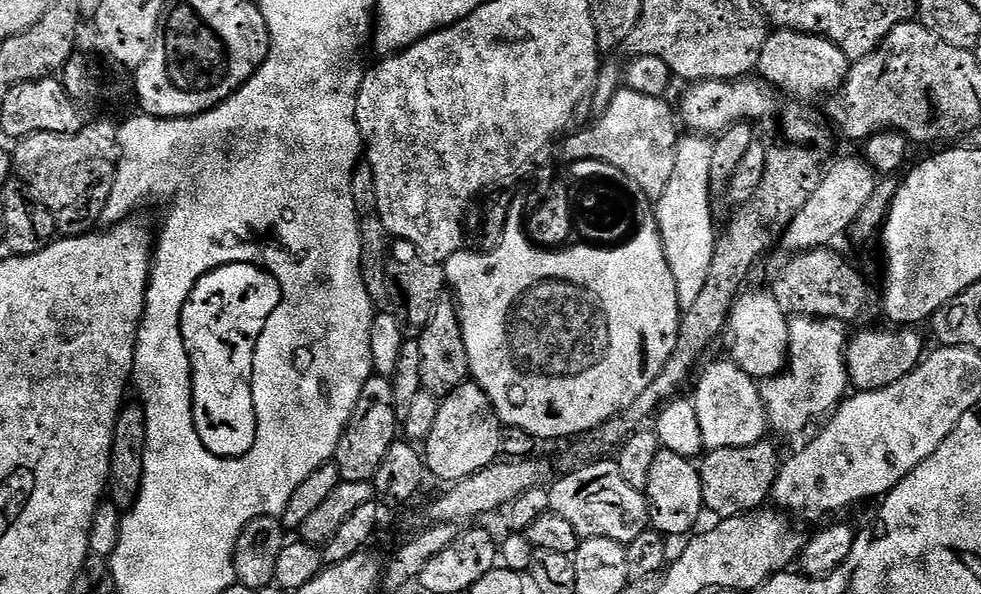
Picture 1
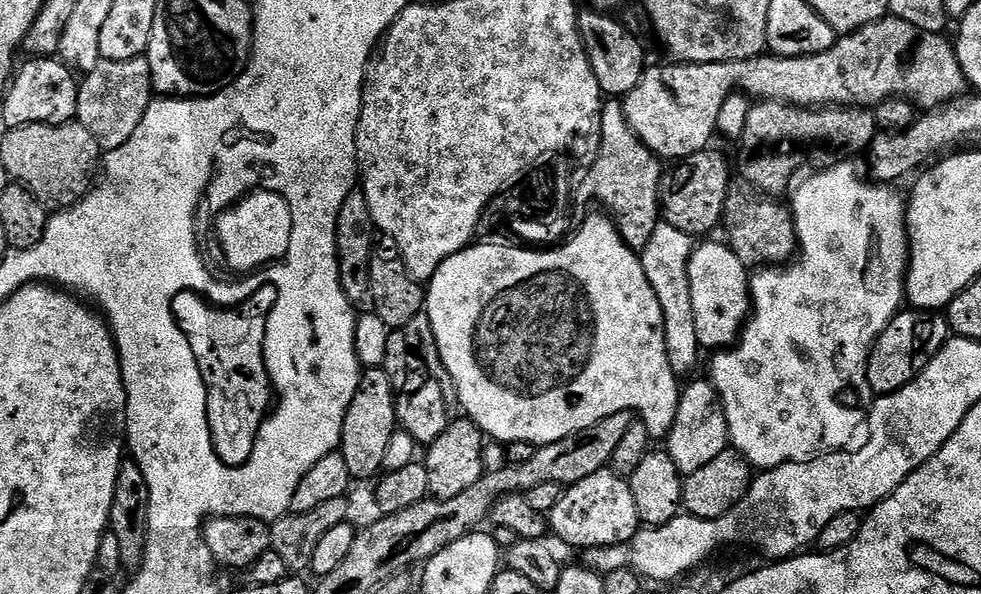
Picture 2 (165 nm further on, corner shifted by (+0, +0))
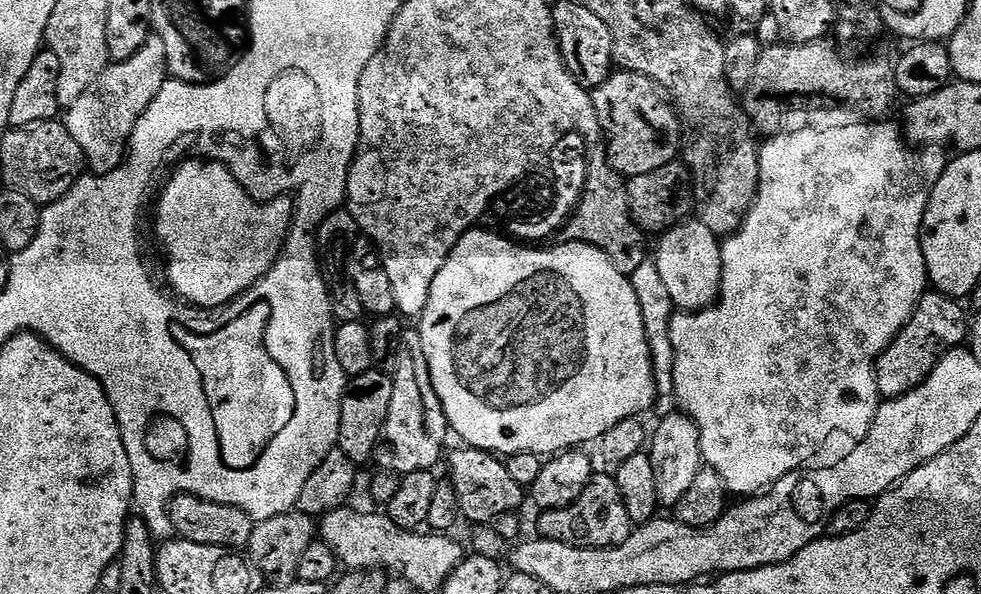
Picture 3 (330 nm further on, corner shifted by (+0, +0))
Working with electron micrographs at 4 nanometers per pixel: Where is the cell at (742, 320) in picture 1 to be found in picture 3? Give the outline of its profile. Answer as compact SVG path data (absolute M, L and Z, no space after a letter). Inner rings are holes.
M698 218L681 222L674 228L659 237L660 245L654 248L654 259L658 266L658 272L662 274L662 282L670 293L673 305L685 312L700 312L703 308L711 308L720 298L722 286L722 244L716 235Z

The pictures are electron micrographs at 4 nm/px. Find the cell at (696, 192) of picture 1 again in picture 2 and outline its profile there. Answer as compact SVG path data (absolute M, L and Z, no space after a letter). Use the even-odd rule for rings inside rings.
M661 222L654 230L650 242L646 242L646 246L639 253L642 266L646 270L646 278L650 278L650 286L654 286L654 294L658 294L658 304L662 306L670 366L680 378L684 378L684 375L695 366L696 359L702 355L698 330L694 326L694 298L690 275L693 251L693 237Z

